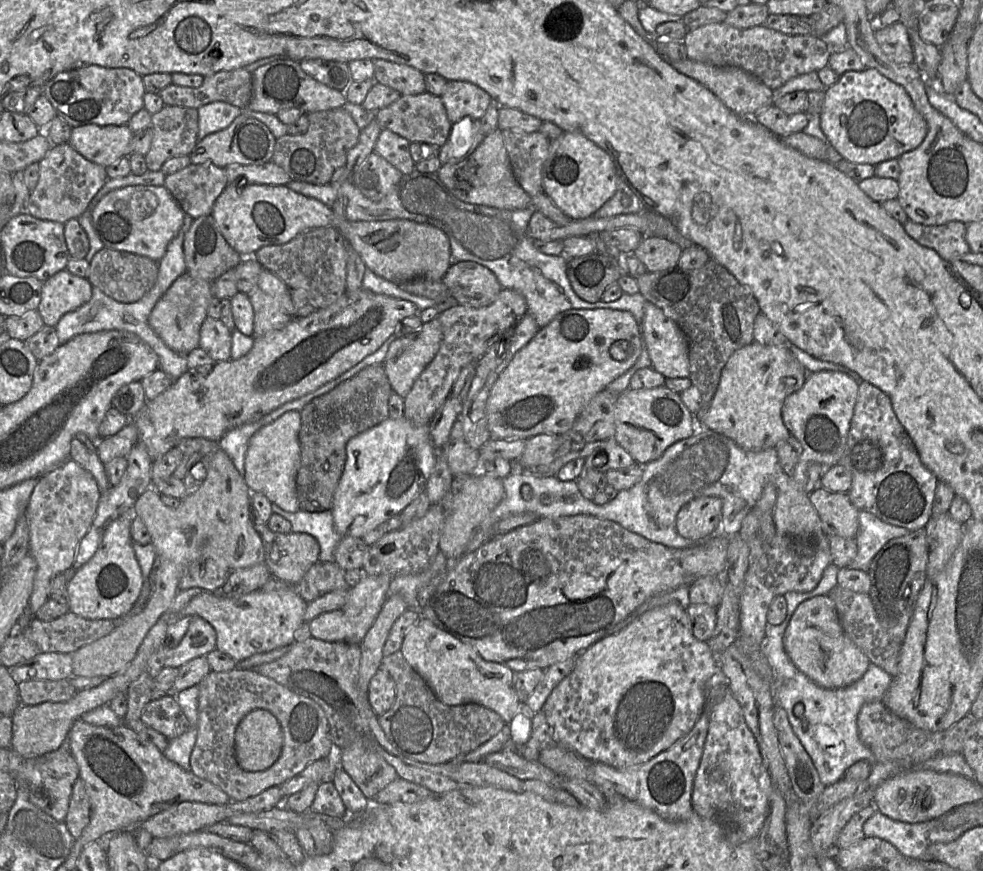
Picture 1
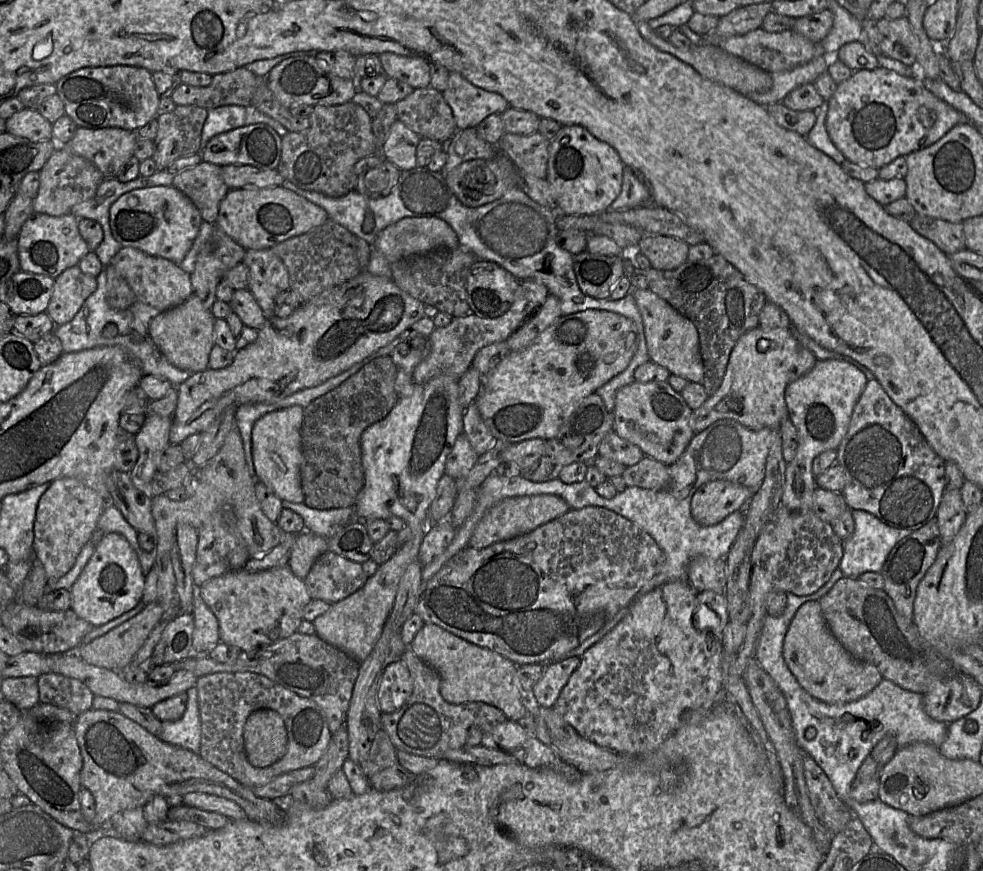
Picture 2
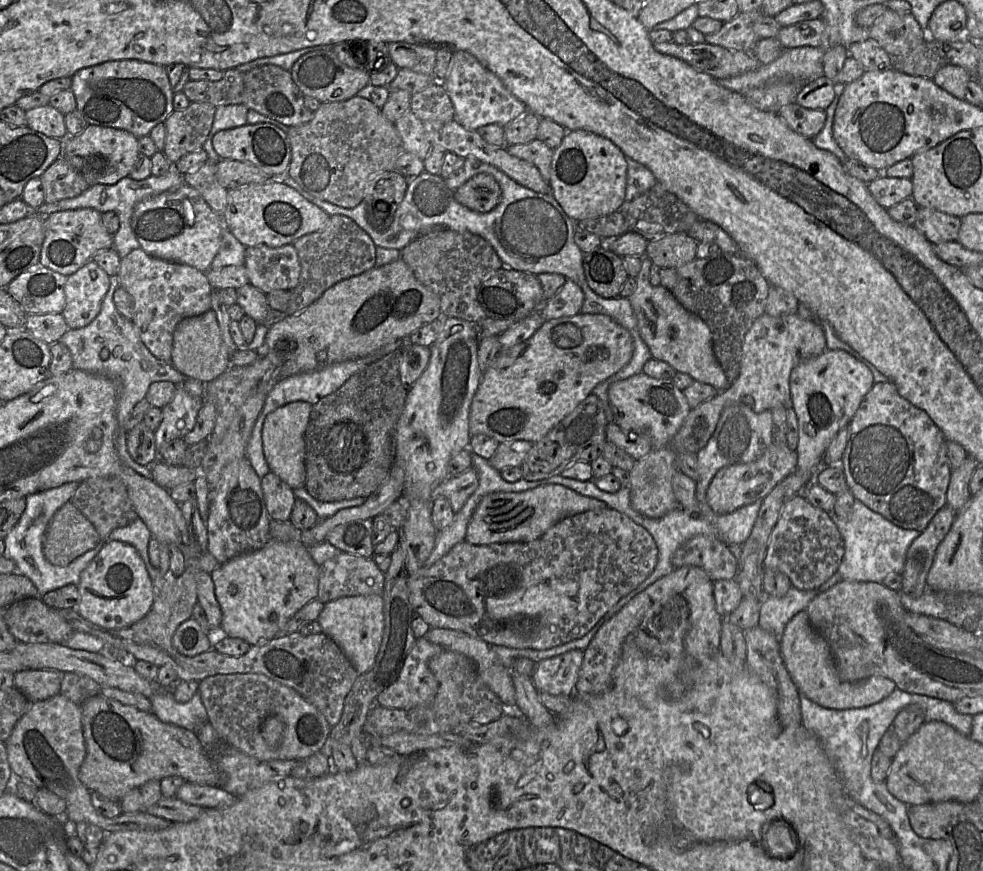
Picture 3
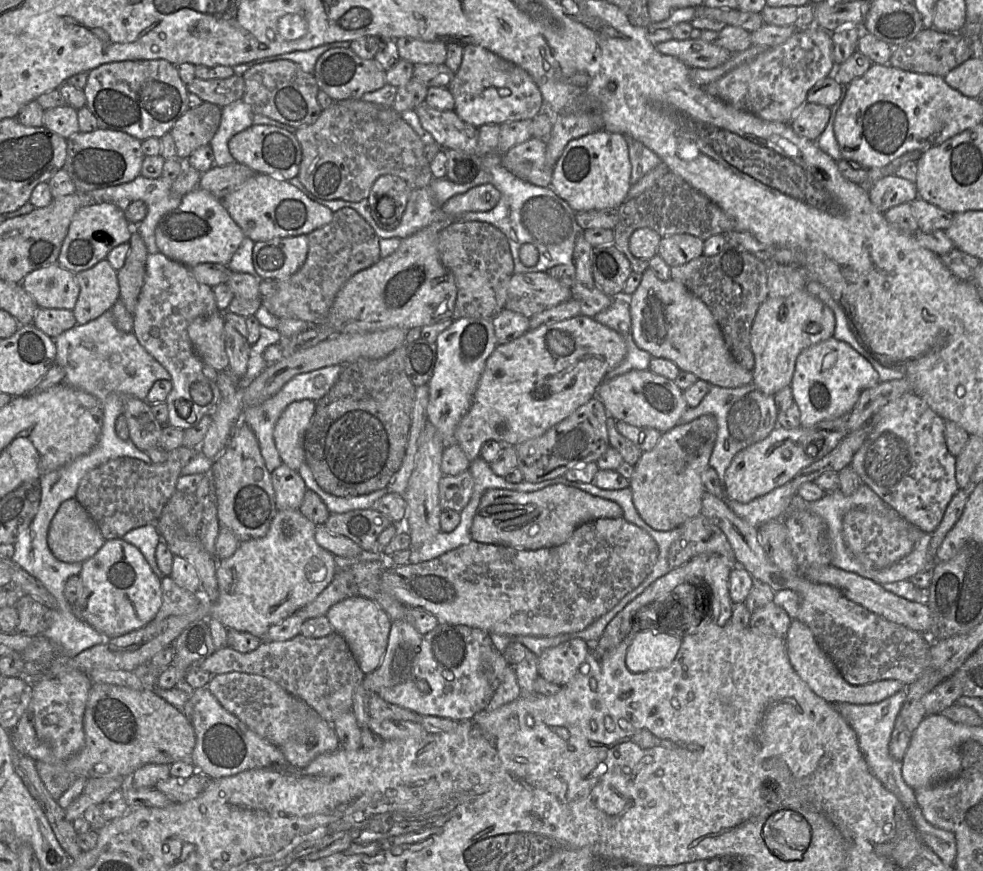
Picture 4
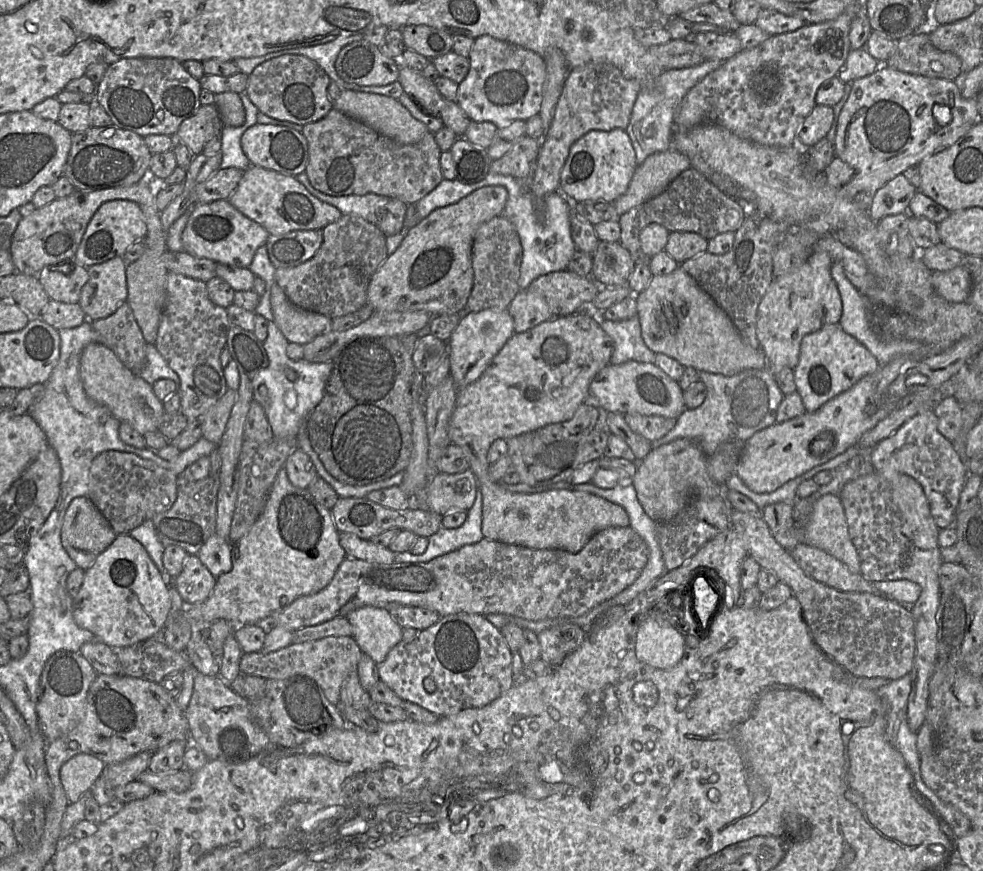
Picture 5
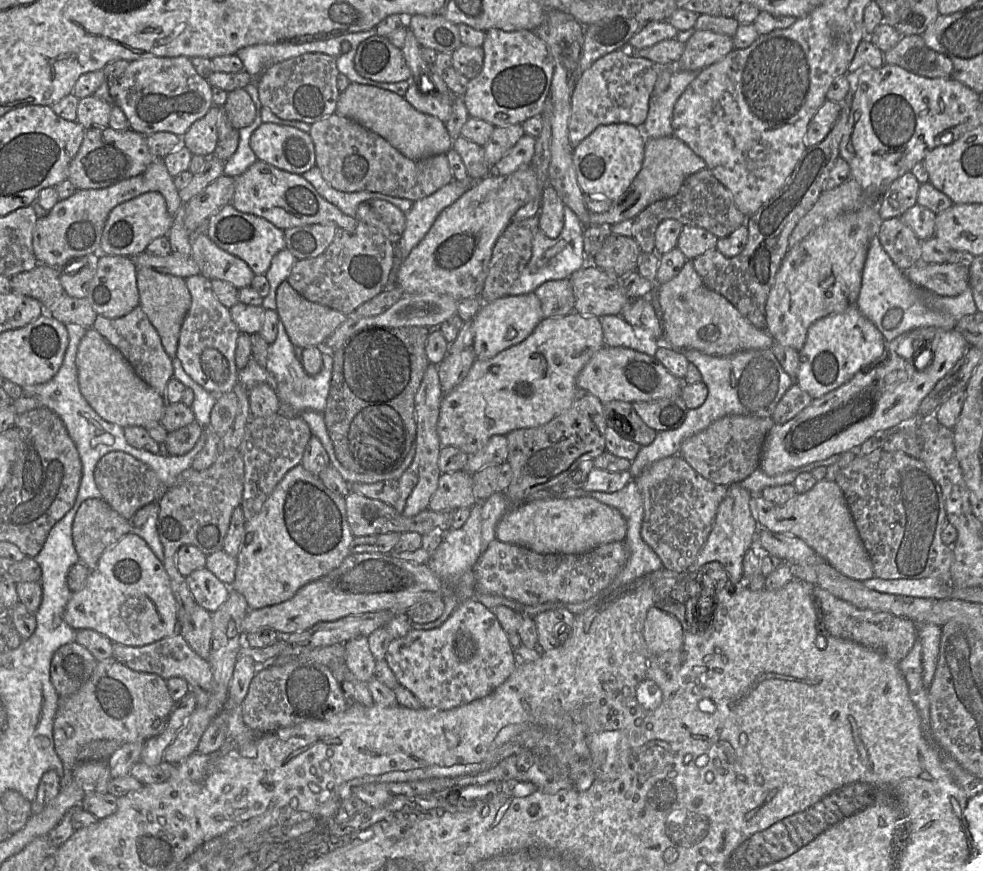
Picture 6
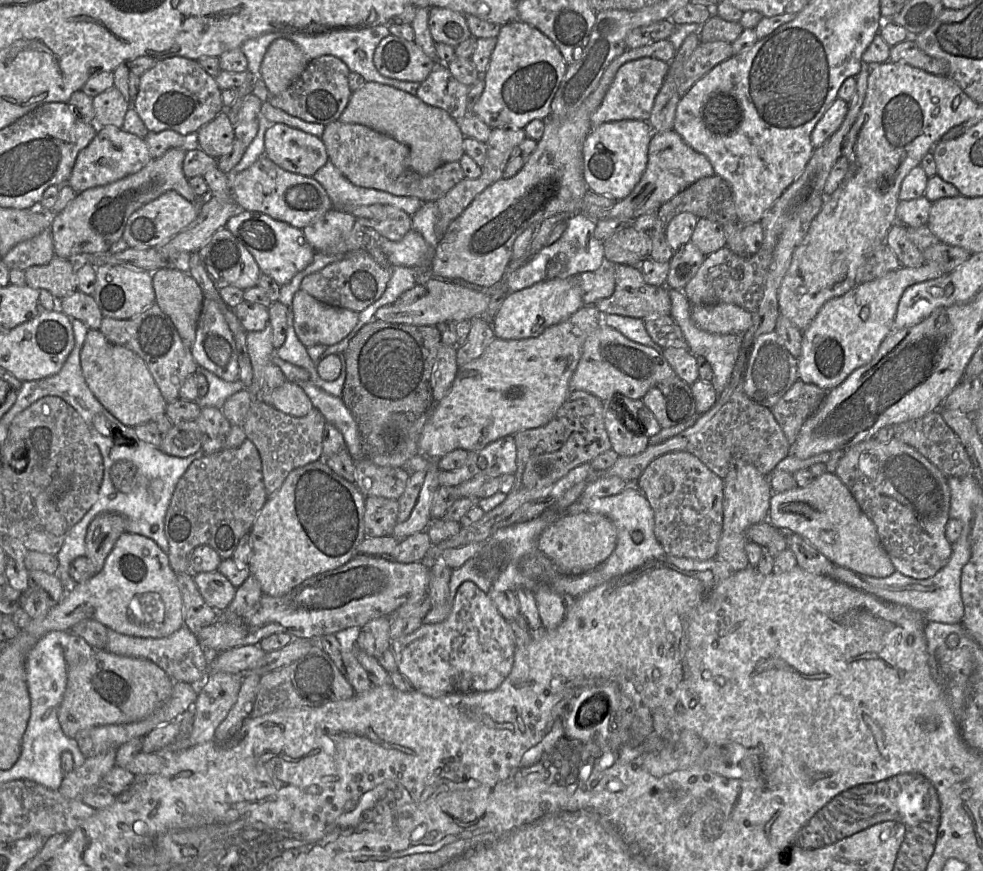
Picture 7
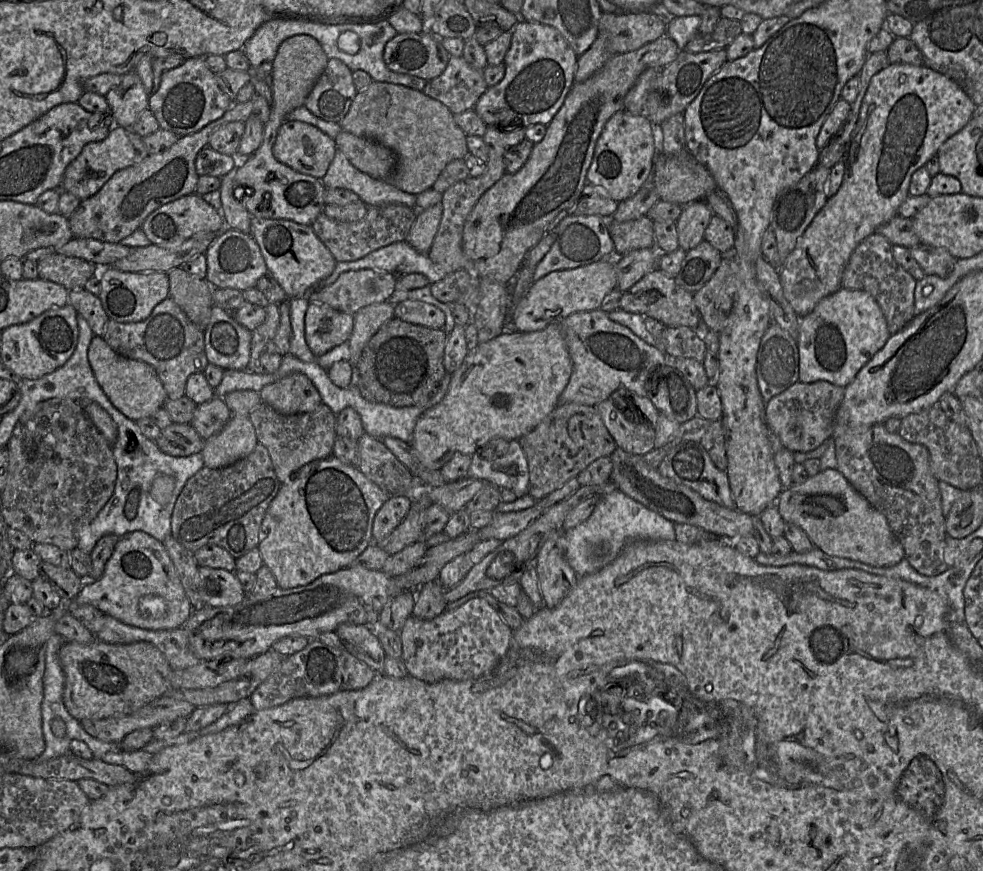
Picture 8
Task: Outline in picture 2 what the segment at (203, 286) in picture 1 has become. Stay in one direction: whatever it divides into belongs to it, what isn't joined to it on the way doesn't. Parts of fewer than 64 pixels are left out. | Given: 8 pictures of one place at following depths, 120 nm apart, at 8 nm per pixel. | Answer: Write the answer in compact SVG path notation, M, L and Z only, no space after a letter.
M192 294L180 305L155 316L149 323L148 334L168 361L192 373L208 369L214 342L214 317L198 296Z

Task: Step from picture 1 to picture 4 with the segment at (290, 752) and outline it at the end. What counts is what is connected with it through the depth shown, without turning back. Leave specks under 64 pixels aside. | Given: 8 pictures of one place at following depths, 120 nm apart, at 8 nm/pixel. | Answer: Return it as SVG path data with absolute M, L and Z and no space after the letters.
M229 672L213 676L206 687L225 710L277 747L282 746L298 730L298 712L294 709L296 697L269 678L243 672Z

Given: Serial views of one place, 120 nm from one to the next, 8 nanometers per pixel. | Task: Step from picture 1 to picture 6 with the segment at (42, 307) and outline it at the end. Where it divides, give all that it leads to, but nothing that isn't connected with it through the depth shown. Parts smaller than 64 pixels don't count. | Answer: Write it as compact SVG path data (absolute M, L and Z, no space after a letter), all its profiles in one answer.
M99 255L96 273L86 297L98 315L108 319L120 318L139 306L137 269L130 257Z

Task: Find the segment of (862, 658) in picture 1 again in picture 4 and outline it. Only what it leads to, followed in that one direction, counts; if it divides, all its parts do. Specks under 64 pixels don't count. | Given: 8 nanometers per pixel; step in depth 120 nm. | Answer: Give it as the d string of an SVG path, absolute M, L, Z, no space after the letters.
M793 619L789 626L786 647L789 661L796 673L817 696L829 703L874 704L892 696L904 687L900 681L894 679L879 680L863 685L849 684L818 644L810 628L798 619Z

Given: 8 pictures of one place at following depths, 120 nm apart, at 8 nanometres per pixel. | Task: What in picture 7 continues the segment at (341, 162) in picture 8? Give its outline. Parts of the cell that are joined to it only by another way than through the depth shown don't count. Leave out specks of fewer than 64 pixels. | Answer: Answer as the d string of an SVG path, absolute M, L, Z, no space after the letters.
M328 159L313 176L329 195L333 206L339 211L345 207L384 204L404 210L410 216L421 207L422 201L416 197L396 196L372 188L352 184Z

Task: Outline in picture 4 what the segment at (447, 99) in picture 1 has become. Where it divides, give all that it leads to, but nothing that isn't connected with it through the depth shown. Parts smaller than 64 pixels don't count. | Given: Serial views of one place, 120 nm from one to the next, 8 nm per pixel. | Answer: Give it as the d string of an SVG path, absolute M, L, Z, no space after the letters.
M474 44L464 45L462 62L447 87L454 97L455 112L466 123L479 128L486 124L502 125L507 122L534 119L545 110L542 94L533 78L521 67L493 52Z

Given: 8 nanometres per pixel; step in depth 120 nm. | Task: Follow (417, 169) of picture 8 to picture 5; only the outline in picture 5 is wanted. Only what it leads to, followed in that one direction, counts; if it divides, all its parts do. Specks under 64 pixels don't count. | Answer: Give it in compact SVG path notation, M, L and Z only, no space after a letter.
M345 89L333 102L333 107L403 144L416 143L429 132L427 126L415 119L399 100L388 96Z

